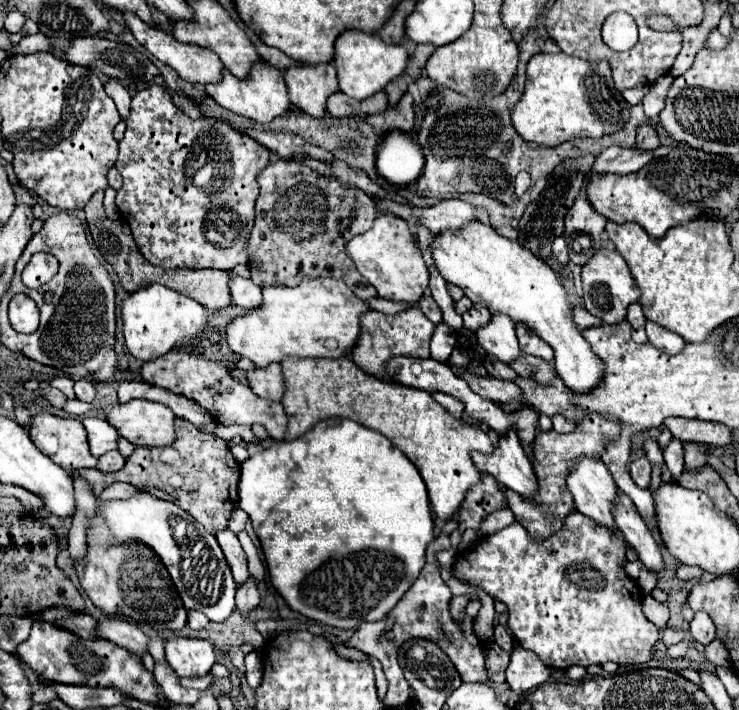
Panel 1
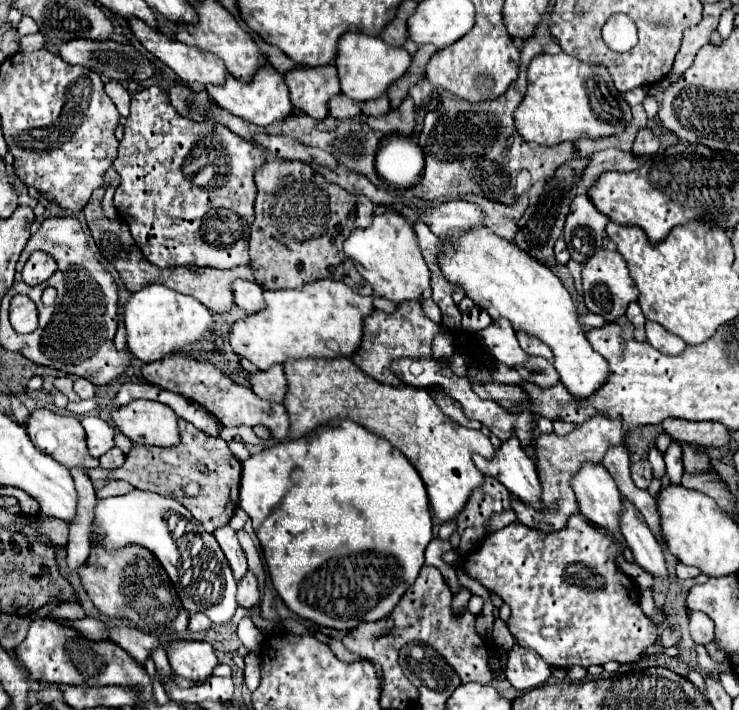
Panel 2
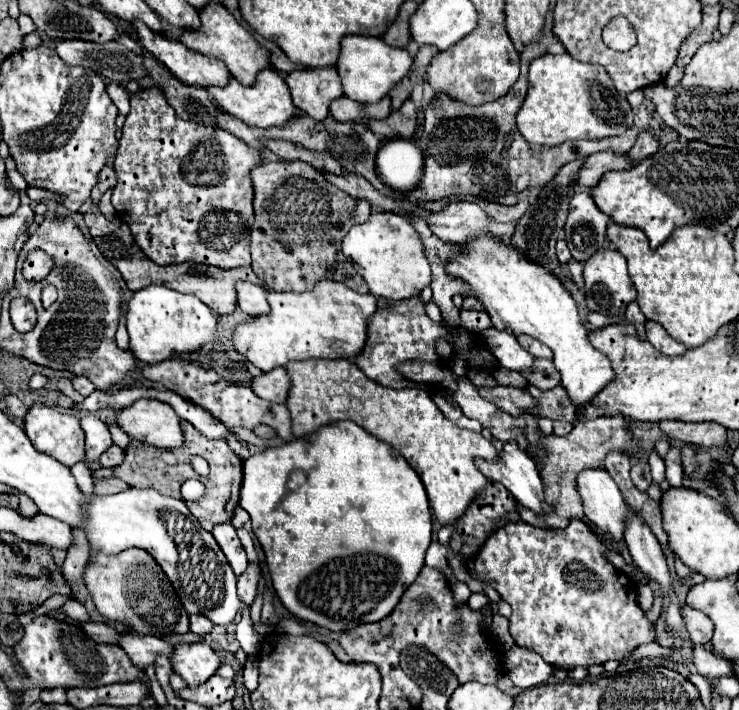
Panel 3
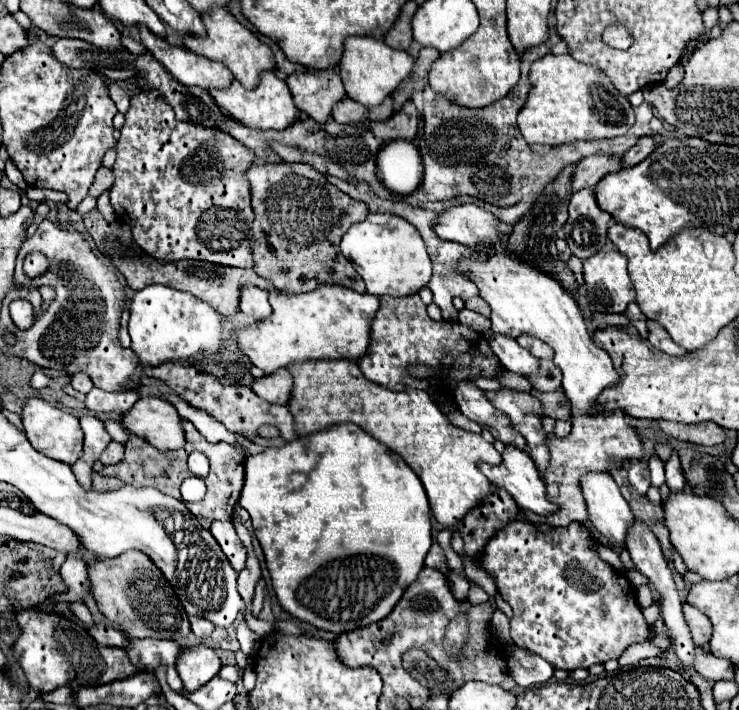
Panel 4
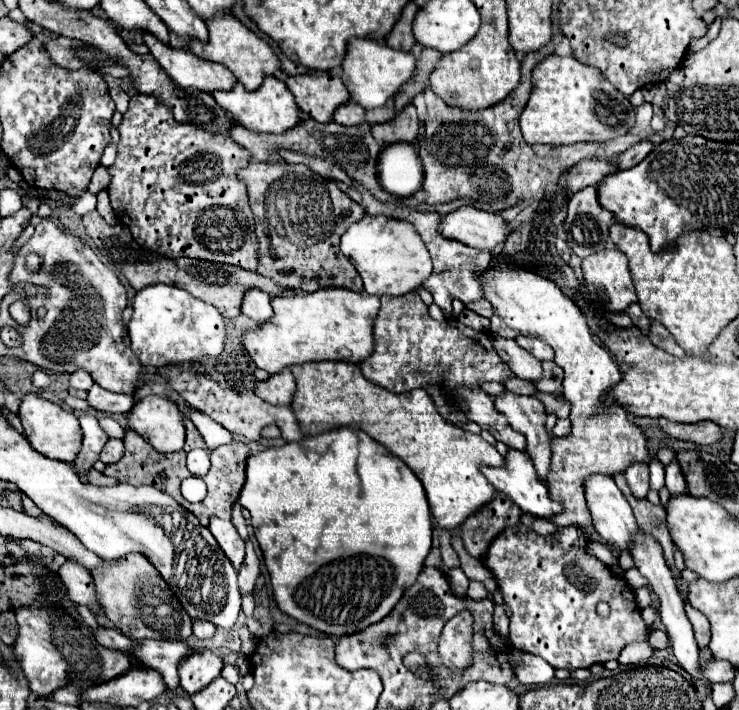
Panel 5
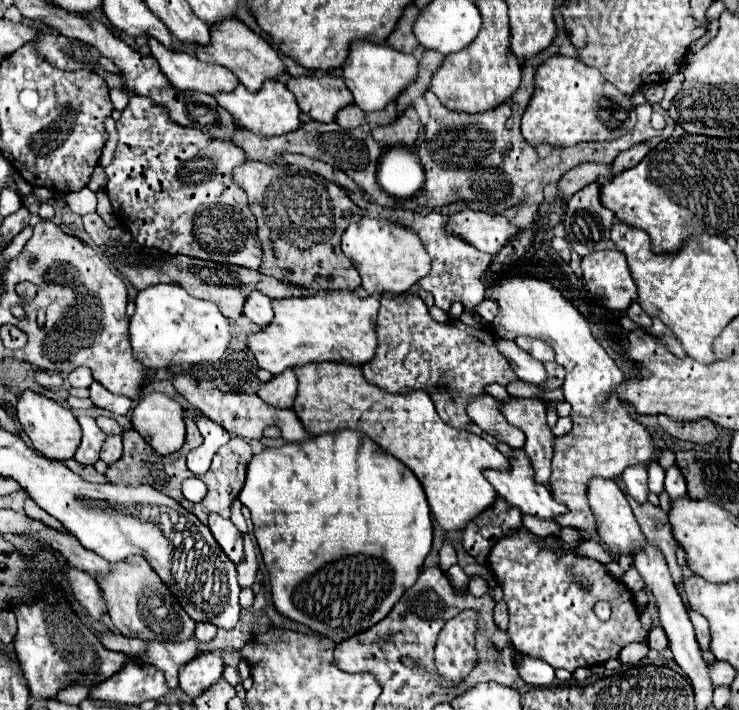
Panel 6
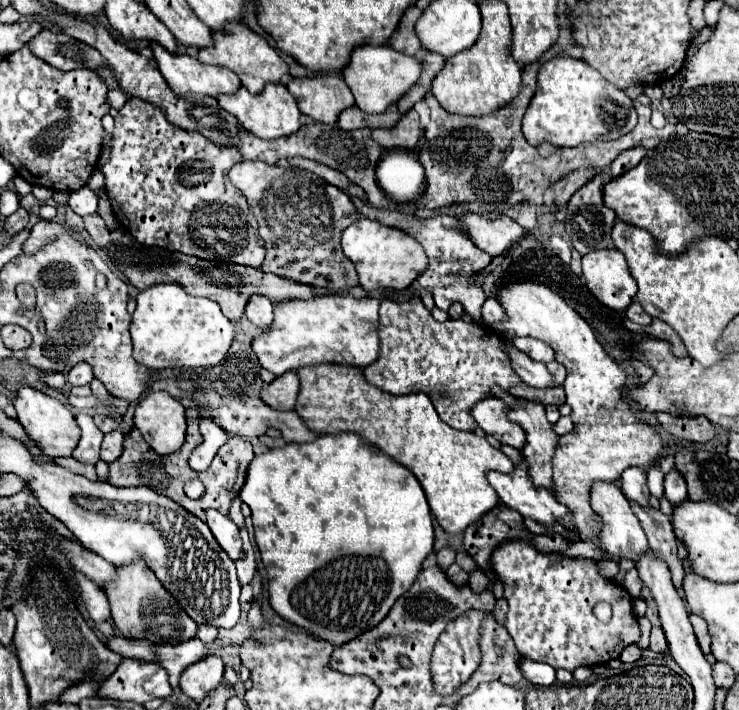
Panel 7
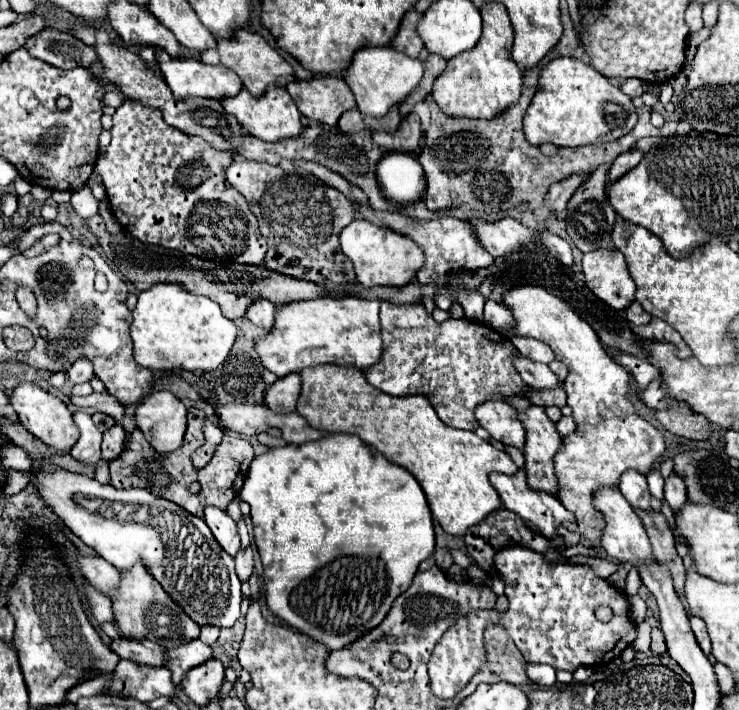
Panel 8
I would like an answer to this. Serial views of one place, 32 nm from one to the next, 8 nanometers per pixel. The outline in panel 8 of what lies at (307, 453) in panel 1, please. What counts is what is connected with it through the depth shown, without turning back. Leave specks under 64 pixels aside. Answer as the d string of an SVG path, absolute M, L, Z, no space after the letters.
M326 434L316 442L306 444L286 444L282 448L272 448L260 456L256 456L248 468L246 482L242 486L240 498L250 504L250 516L254 524L254 540L264 564L264 584L266 584L266 602L268 608L288 622L290 626L298 628L300 632L308 634L310 638L316 638L318 642L330 646L330 650L344 648L358 640L362 634L376 628L388 614L392 602L408 590L412 584L414 574L418 572L418 566L422 560L426 560L434 552L434 526L432 526L432 514L426 502L426 496L418 484L418 480L402 466L396 466L388 462L380 452L376 452L372 446L362 442L354 434Z

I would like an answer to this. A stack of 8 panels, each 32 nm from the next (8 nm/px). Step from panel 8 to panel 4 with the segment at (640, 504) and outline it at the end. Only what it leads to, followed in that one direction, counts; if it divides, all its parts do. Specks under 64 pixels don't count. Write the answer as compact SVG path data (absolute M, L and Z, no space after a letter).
M646 460L634 462L634 464L630 466L628 478L630 478L630 484L632 484L640 494L646 494L646 490L650 488L650 470L648 470L648 462L646 462Z

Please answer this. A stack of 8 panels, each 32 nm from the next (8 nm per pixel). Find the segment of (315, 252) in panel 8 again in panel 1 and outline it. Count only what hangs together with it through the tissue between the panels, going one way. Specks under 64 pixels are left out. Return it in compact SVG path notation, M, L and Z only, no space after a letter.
M280 160L268 164L264 172L260 172L258 184L260 184L260 196L256 200L256 224L248 238L250 278L258 286L272 286L272 284L296 286L300 284L302 278L332 276L336 280L342 280L358 298L366 300L378 296L376 288L364 276L360 276L352 258L346 254L348 240L370 230L376 218L376 206L368 194L364 194L354 186L342 184L340 180L336 180L336 176L324 176L292 160Z

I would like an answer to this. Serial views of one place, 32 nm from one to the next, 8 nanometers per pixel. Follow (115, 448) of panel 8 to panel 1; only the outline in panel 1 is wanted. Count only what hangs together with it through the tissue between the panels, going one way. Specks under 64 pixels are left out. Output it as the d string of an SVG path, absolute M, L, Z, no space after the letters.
M106 452L98 458L98 470L100 472L118 472L124 466L124 458L120 452Z

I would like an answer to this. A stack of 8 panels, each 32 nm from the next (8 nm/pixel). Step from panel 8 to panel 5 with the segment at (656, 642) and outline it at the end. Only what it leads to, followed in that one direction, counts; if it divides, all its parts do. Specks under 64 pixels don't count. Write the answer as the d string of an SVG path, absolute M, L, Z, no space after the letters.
M652 630L648 642L650 642L656 650L664 650L664 648L668 648L668 636L666 636L666 632L662 632L662 630Z

